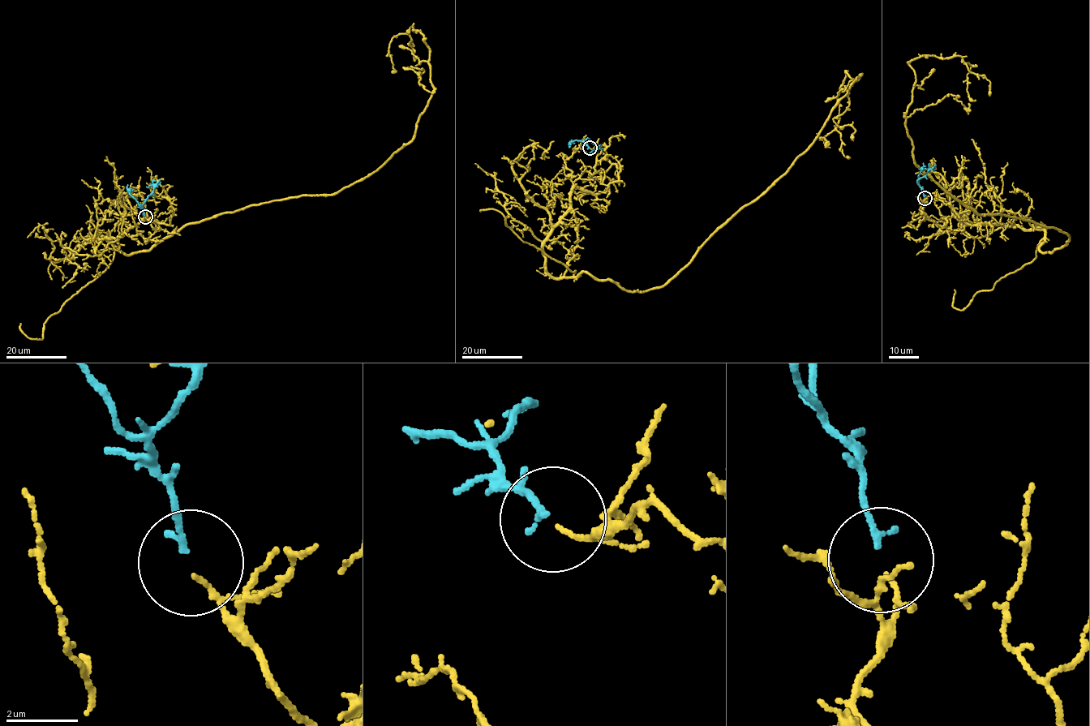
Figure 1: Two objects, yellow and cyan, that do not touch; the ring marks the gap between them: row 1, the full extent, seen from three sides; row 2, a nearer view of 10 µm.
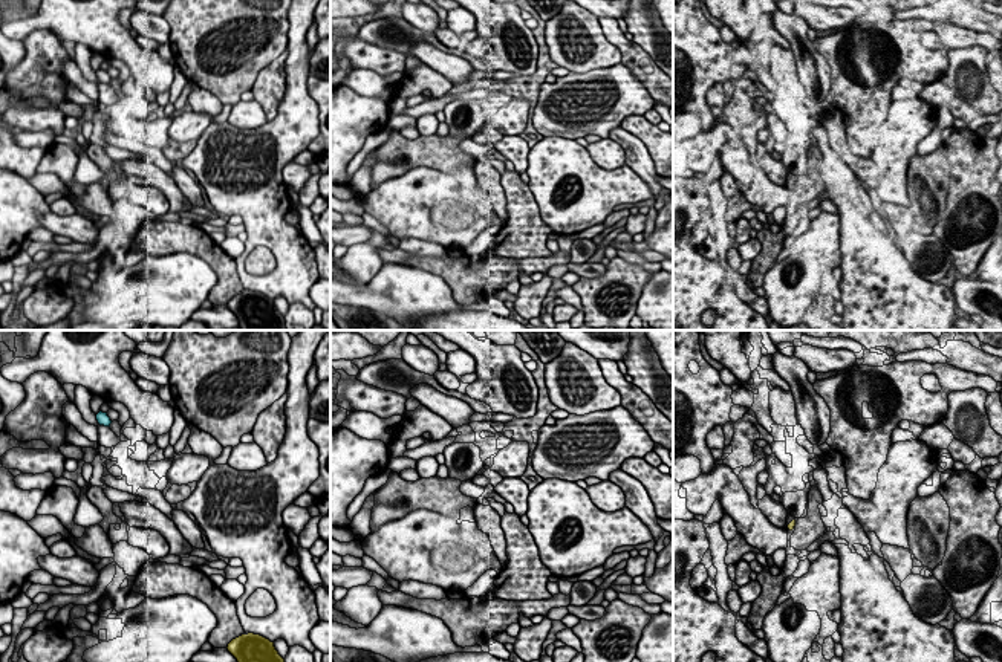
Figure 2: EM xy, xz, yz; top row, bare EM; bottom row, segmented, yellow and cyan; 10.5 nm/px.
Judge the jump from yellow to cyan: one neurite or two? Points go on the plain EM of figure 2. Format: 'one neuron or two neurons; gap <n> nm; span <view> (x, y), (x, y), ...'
two neurons; gap 2600 nm; span xy (233, 297), (109, 83)

